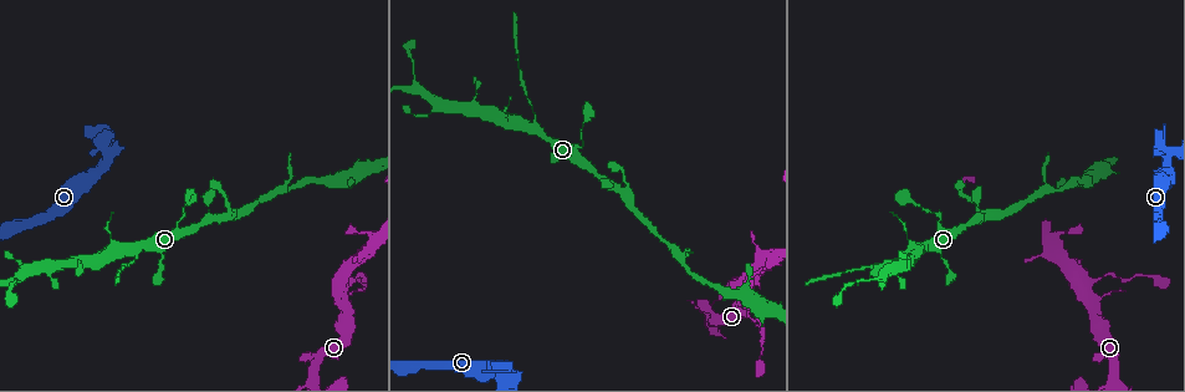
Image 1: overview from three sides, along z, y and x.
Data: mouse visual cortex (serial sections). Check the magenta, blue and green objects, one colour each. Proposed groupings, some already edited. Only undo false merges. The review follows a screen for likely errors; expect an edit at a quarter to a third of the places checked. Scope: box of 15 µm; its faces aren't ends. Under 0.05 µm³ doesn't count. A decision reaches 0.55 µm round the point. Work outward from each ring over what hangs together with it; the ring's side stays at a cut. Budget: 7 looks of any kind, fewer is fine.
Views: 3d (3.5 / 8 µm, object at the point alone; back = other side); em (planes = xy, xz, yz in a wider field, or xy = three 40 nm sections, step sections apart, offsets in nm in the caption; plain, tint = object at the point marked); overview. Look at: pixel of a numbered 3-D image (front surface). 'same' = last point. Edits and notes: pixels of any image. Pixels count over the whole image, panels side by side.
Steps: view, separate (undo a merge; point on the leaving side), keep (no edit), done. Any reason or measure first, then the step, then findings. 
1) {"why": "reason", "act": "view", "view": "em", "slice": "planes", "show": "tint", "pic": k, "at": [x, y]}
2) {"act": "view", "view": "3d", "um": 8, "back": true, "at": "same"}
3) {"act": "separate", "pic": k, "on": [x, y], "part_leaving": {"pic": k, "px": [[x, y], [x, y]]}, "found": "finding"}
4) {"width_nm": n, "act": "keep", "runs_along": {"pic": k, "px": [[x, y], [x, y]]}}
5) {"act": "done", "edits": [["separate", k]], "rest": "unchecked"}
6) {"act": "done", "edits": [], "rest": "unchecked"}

{"why": "side arm on a straight run", "act": "view", "view": "3d", "um": 8, "pic": 1, "at": [136, 247]}

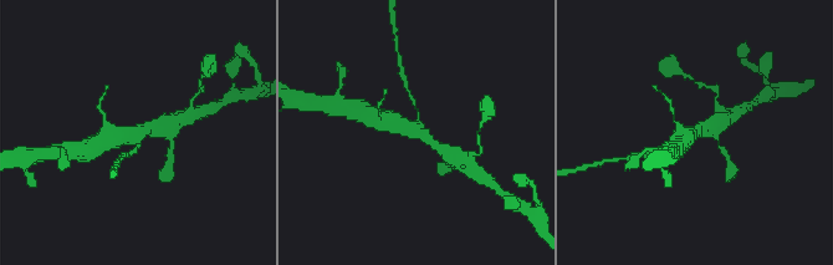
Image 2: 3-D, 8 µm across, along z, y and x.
{"why": "zoom in", "act": "view", "view": "3d", "um": 3.5, "pic": 2, "at": [135, 134]}

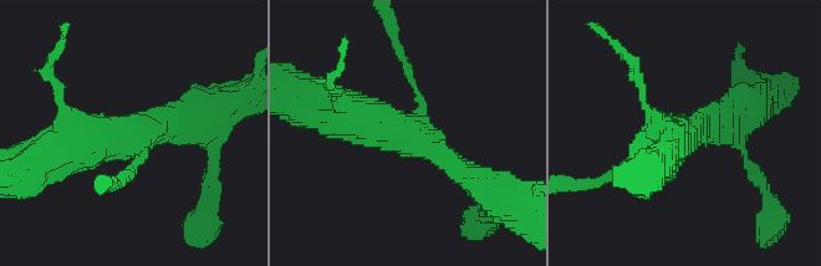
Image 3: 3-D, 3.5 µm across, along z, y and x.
{"why": "need the tissue", "act": "view", "view": "em", "slice": "xy", "step": 5, "show": "tint", "pic": 3, "at": [409, 132]}

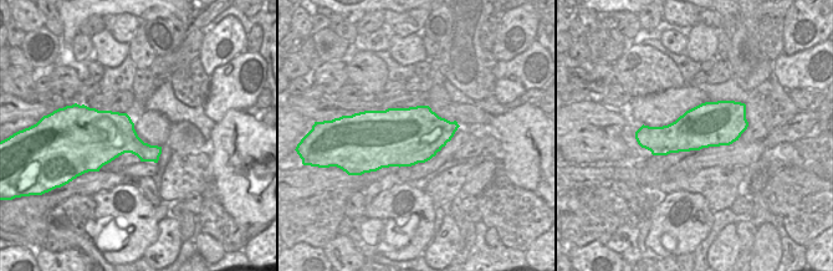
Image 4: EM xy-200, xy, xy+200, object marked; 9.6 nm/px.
{"arm_widths_nm": [100, 300, 600], "act": "keep", "runs_along": {"pic": 3, "px": [[475, 182], [417, 137], [337, 112]]}, "found": "all the same cell"}

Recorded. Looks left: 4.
{"why": "narrows sharply", "act": "view", "view": "3d", "um": 3.5, "pic": 1, "at": [1099, 279]}

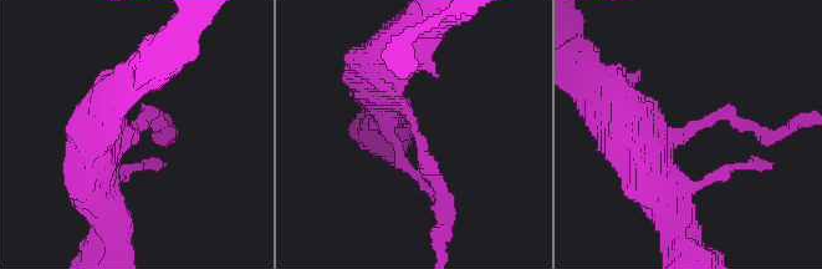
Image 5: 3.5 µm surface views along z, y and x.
{"arm_widths_nm": [200, 400], "why": "now the EM", "act": "view", "view": "em", "slice": "xy", "step": 2, "show": "tint", "pic": 5, "at": [418, 133]}

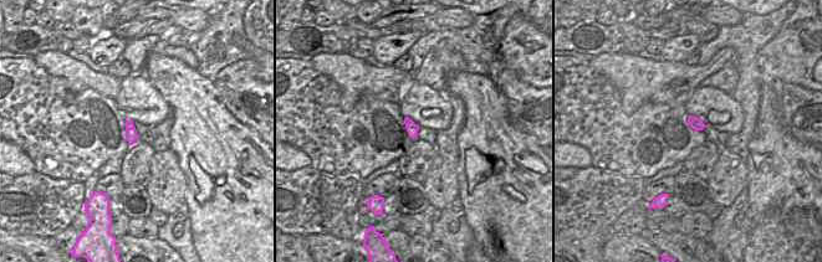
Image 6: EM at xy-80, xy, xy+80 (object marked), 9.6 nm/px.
{"act": "view", "view": "em", "slice": "xy", "step": 3, "show": "tint", "at": "same"}

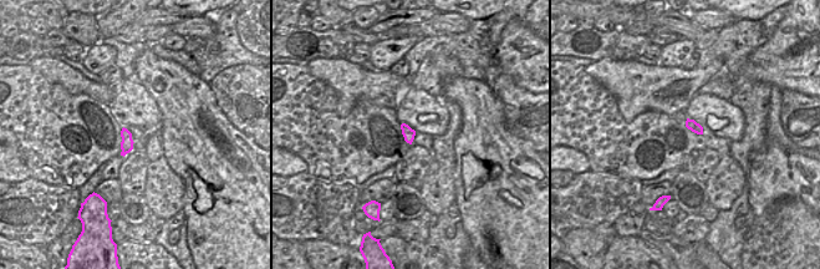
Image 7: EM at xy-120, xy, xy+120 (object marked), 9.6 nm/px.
{"width_nm": 120, "act": "keep", "runs_along": {"pic": 5, "px": [[373, 89], [408, 113], [447, 199]]}, "found": "continuous, no second cell"}

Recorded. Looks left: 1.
{"act": "done", "edits": [], "rest": "unchecked"}

